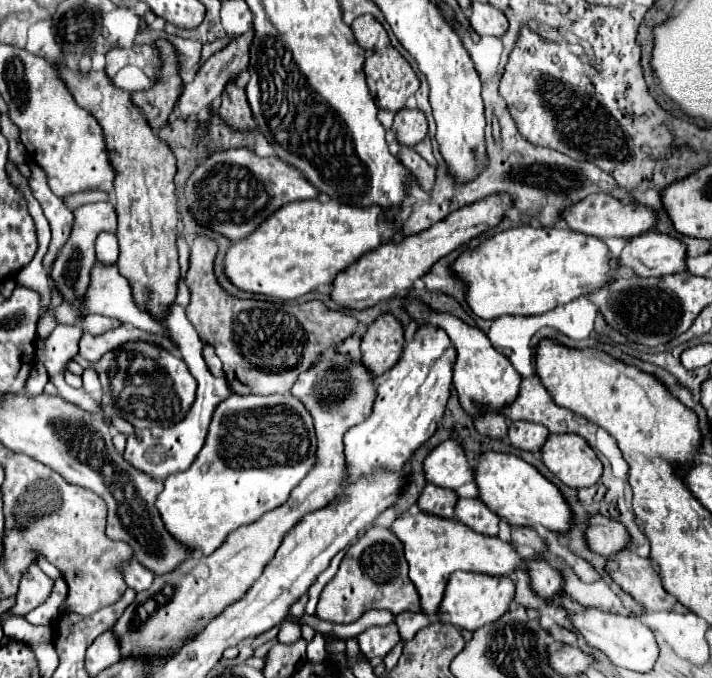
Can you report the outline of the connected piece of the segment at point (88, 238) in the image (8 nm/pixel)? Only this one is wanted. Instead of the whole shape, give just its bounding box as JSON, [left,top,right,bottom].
[50,201,116,303]

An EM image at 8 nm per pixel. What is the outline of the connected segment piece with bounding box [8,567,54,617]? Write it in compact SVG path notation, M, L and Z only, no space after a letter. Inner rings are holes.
M30 567L30 571L26 571L26 575L20 581L16 605L8 609L8 613L20 615L20 617L28 615L32 609L42 605L44 599L48 599L48 595L52 593L52 587L54 587L54 581L40 567Z

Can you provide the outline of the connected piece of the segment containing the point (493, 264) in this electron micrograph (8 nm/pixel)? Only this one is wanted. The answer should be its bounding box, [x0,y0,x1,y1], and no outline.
[450,225,610,319]

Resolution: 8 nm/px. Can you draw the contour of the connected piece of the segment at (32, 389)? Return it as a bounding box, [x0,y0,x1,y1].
[26,365,48,395]

